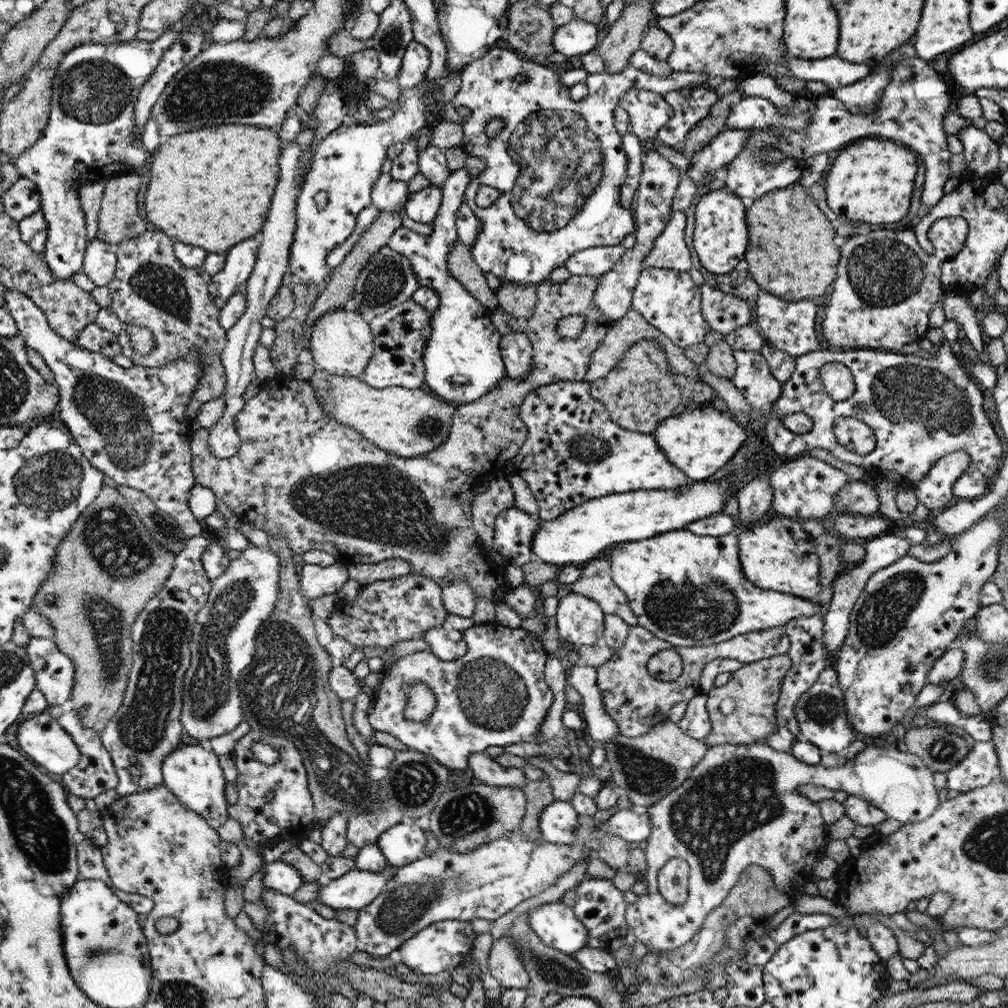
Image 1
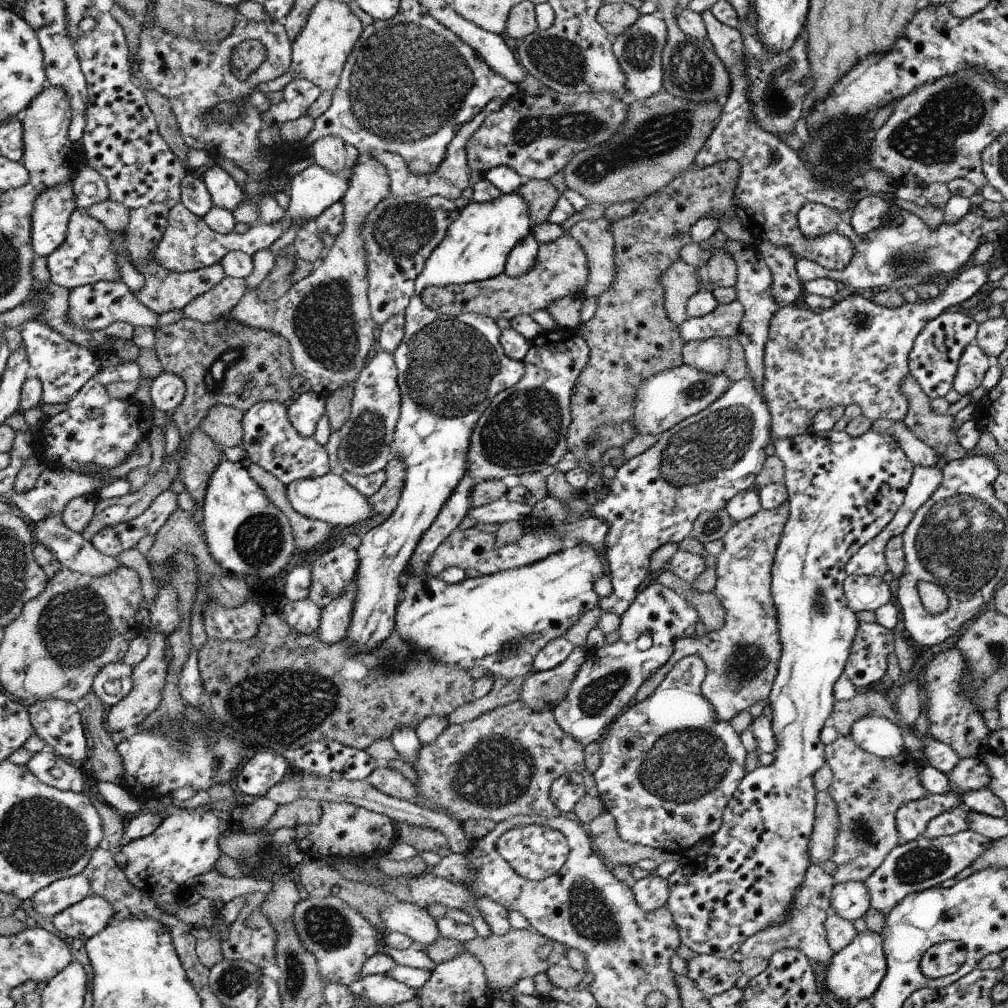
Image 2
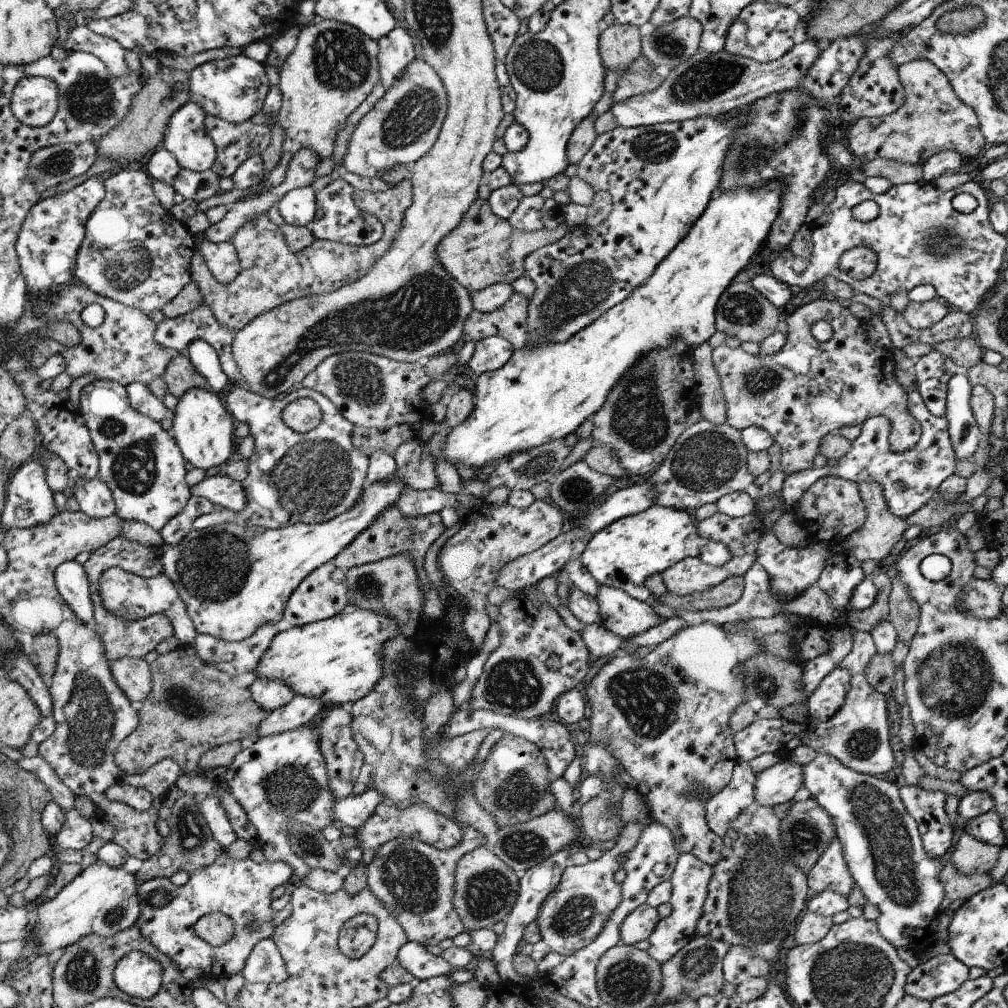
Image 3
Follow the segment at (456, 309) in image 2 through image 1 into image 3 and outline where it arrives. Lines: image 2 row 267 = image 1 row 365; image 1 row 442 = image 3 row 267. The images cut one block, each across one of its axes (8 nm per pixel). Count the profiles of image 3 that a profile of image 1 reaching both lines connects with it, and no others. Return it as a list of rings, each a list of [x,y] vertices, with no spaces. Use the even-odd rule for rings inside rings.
[[[404,178],[393,185],[389,185],[389,188],[384,191],[371,192],[362,189],[354,191],[353,199],[356,206],[362,212],[375,216],[382,223],[383,235],[378,242],[363,247],[354,247],[345,243],[315,238],[311,245],[295,253],[289,249],[288,240],[286,240],[282,228],[276,226],[266,214],[260,215],[244,223],[232,237],[231,242],[236,247],[241,269],[235,280],[227,285],[220,284],[214,278],[204,257],[198,250],[198,258],[190,260],[190,278],[198,285],[203,302],[212,309],[217,323],[221,327],[236,332],[237,330],[244,329],[250,321],[256,319],[261,314],[276,309],[277,306],[301,299],[302,297],[311,298],[313,295],[332,293],[364,277],[381,260],[384,253],[391,249],[394,239],[401,231],[405,210],[408,210],[413,203],[413,184],[411,183],[411,179]],[[477,197],[471,202],[466,214],[463,214],[458,226],[437,244],[435,253],[439,258],[439,264],[448,271],[448,274],[473,294],[474,291],[496,283],[512,284],[519,276],[525,274],[523,262],[526,255],[556,242],[568,231],[570,228],[565,222],[554,230],[516,230],[507,220],[494,214],[486,199]]]

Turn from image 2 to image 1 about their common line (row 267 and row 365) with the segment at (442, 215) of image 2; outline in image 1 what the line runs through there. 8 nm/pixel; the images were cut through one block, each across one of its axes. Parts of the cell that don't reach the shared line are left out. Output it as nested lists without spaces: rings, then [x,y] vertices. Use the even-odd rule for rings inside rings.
[[[410,299],[369,321],[376,348],[365,373],[360,375],[361,382],[368,383],[370,387],[378,390],[389,387],[421,388],[425,384],[425,367],[422,356],[428,336],[430,336],[432,316],[433,314],[424,306]]]

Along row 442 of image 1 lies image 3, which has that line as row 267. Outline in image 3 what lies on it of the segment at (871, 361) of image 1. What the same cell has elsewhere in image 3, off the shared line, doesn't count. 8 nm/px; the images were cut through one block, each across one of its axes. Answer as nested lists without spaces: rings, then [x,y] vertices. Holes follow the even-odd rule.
[[[978,179],[947,192],[936,189],[933,183],[921,181],[920,183],[896,185],[888,192],[879,195],[872,194],[860,182],[846,180],[837,188],[834,202],[826,205],[822,216],[817,218],[814,224],[808,224],[813,231],[813,256],[803,259],[789,252],[778,252],[776,254],[781,254],[781,256],[770,264],[771,275],[789,287],[800,286],[800,288],[808,288],[825,276],[832,275],[838,280],[845,281],[854,291],[878,298],[884,305],[889,305],[888,294],[911,291],[918,285],[932,285],[937,296],[944,300],[950,309],[960,309],[974,314],[986,295],[996,288],[995,284],[1000,278],[1000,268],[1004,264],[1004,254],[1006,254],[1006,234],[1000,234],[990,224],[990,210],[990,202],[986,200],[986,185],[984,186]],[[961,192],[972,194],[978,202],[977,208],[970,214],[960,213],[951,206],[951,199]],[[868,199],[875,200],[879,204],[878,216],[868,222],[858,221],[852,217],[852,208]],[[856,246],[868,246],[876,252],[877,256],[876,270],[873,275],[864,280],[850,277],[846,272],[840,270],[838,265],[842,253]]]

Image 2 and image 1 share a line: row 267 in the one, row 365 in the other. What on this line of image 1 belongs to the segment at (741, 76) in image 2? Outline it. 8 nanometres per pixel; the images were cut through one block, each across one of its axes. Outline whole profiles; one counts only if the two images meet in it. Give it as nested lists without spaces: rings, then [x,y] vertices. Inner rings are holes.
[[[830,361],[819,369],[821,387],[836,402],[846,400],[854,394],[855,383],[851,371],[836,361]]]

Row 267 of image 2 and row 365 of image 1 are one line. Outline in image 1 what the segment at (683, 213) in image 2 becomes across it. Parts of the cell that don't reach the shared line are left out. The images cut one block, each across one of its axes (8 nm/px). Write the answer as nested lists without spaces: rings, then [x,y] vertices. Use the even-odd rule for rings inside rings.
[[[642,338],[626,350],[623,359],[605,378],[590,383],[590,396],[606,406],[612,422],[618,426],[648,434],[666,417],[696,410],[716,398],[718,393],[697,378],[671,372],[664,346],[654,338]]]

